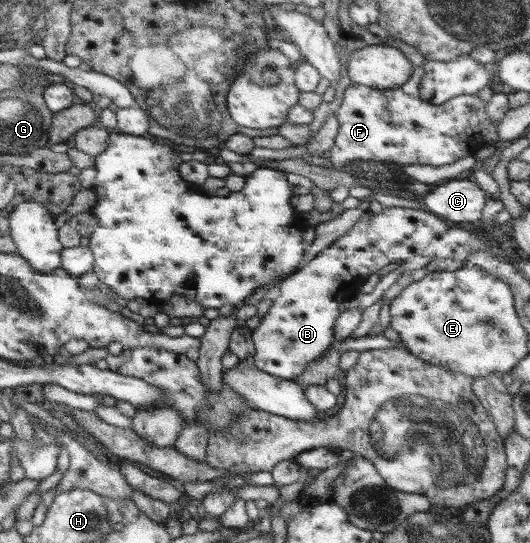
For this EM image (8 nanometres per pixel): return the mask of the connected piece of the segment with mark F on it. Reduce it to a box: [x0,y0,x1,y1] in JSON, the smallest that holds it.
[323,66,498,170]

